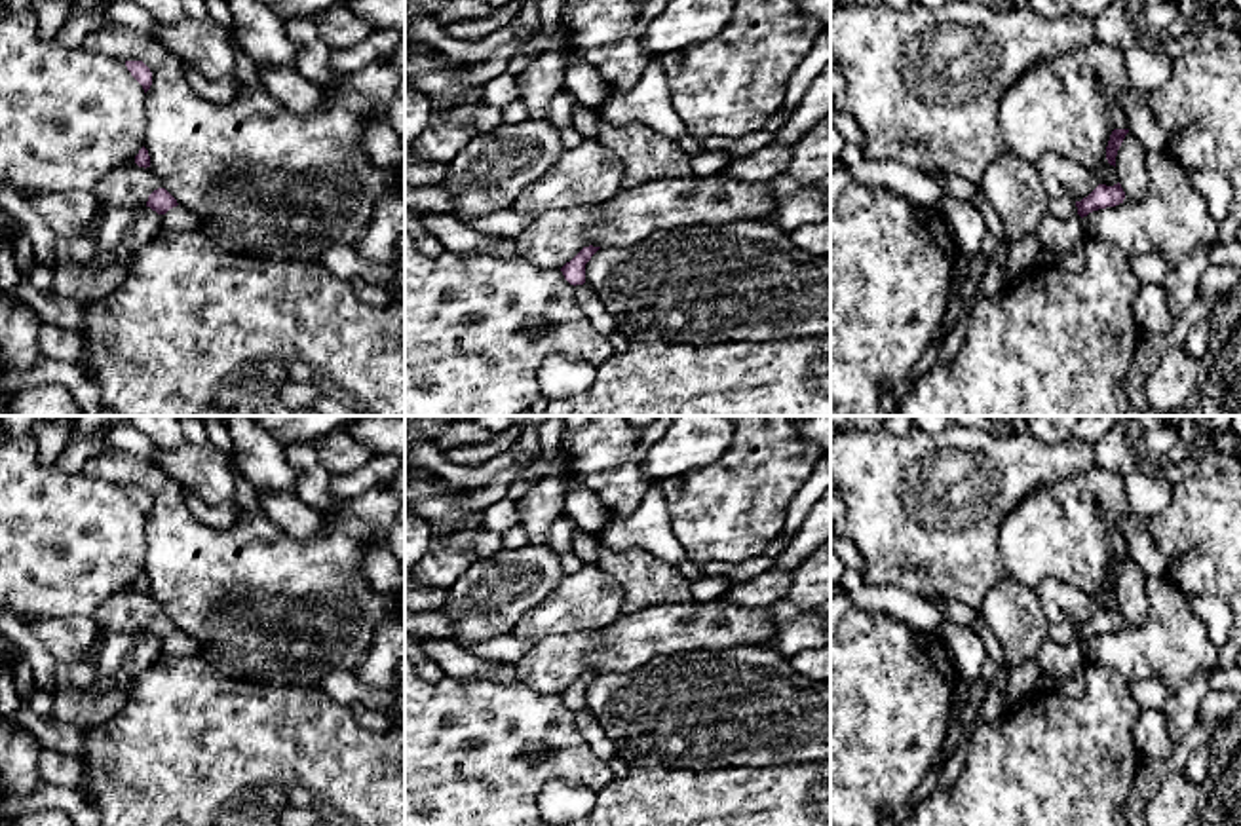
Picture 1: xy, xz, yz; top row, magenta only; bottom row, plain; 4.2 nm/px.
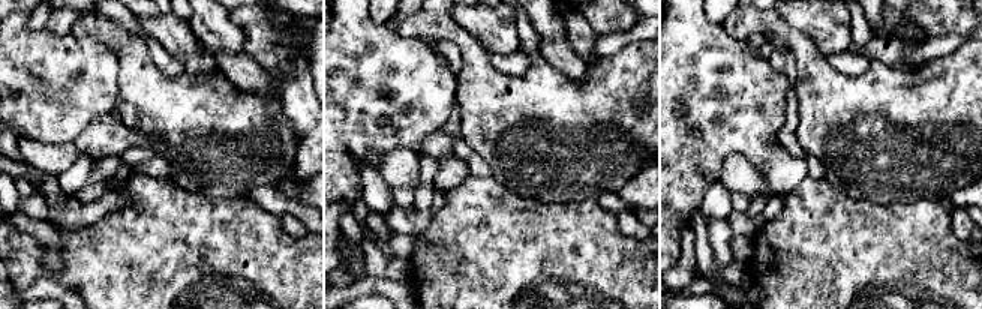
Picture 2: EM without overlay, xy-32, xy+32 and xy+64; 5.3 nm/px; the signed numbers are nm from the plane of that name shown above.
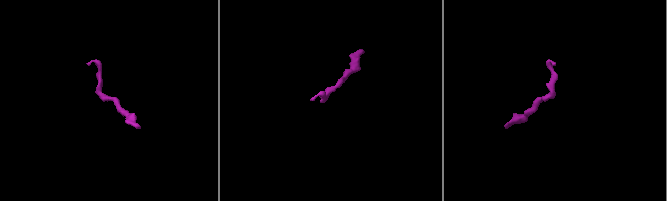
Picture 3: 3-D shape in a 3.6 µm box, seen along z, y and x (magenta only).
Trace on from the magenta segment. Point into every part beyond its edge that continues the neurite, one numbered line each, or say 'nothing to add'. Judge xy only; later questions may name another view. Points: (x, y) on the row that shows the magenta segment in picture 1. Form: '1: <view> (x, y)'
1: xy (177, 219)

